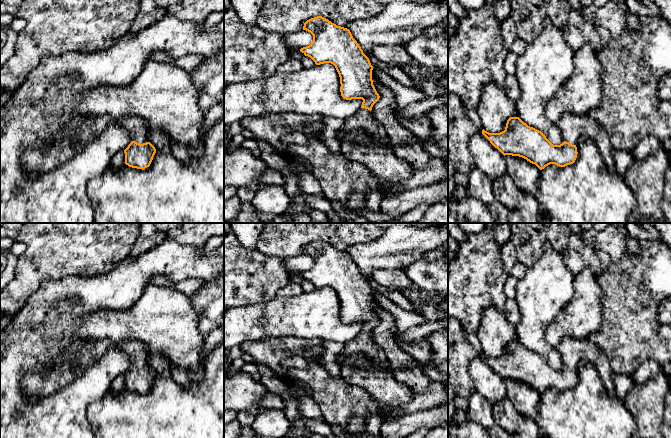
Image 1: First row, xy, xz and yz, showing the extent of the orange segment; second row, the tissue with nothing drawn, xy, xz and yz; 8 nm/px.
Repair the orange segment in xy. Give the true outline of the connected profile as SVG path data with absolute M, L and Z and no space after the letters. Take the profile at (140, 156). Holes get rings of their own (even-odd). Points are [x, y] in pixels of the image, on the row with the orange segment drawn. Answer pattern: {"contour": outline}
{"contour": "M126 116L117 122L128 131L133 140L124 150L125 164L142 170L149 167L156 149L148 140L149 128L144 120L135 116Z"}

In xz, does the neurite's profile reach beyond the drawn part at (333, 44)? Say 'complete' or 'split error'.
split error

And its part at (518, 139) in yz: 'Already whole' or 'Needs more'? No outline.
Needs more

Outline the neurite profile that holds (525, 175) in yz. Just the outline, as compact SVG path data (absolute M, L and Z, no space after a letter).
M505 155L504 157L508 166L507 173L512 178L515 187L536 197L541 170L522 157L512 155Z

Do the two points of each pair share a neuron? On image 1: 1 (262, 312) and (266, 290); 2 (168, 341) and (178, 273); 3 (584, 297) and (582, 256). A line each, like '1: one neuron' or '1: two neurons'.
1: two neurons
2: two neurons
3: two neurons

